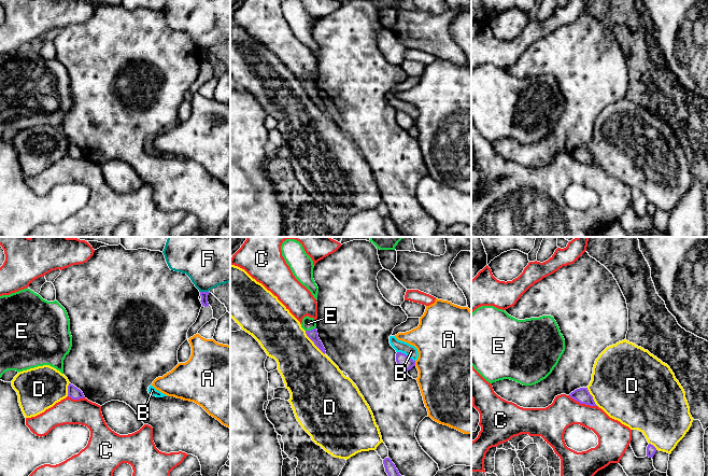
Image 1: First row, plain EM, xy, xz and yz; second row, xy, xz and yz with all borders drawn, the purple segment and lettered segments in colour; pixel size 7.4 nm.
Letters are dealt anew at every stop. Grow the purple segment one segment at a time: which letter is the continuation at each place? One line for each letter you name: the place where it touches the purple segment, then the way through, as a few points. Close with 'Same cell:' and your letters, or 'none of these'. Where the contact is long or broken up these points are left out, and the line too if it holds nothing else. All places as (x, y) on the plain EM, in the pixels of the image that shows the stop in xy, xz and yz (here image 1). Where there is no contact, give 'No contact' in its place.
E: Touches purple at xz (311, 88). Path across: xz (312, 93), (311, 88), (308, 82)
Same cell: E

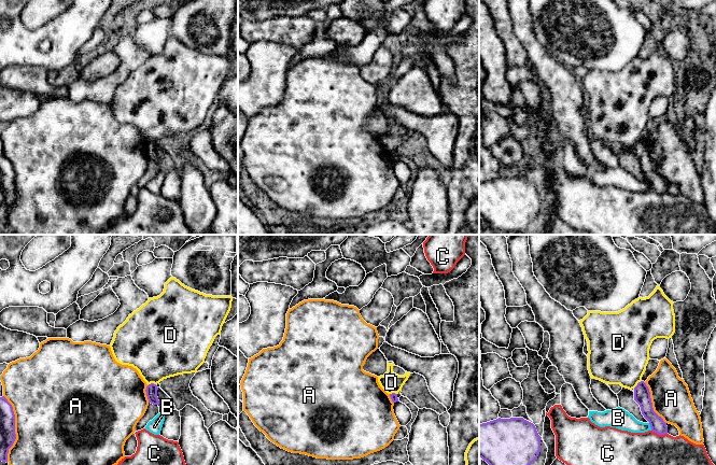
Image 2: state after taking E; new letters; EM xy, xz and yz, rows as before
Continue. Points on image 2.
Same cell: none of these

